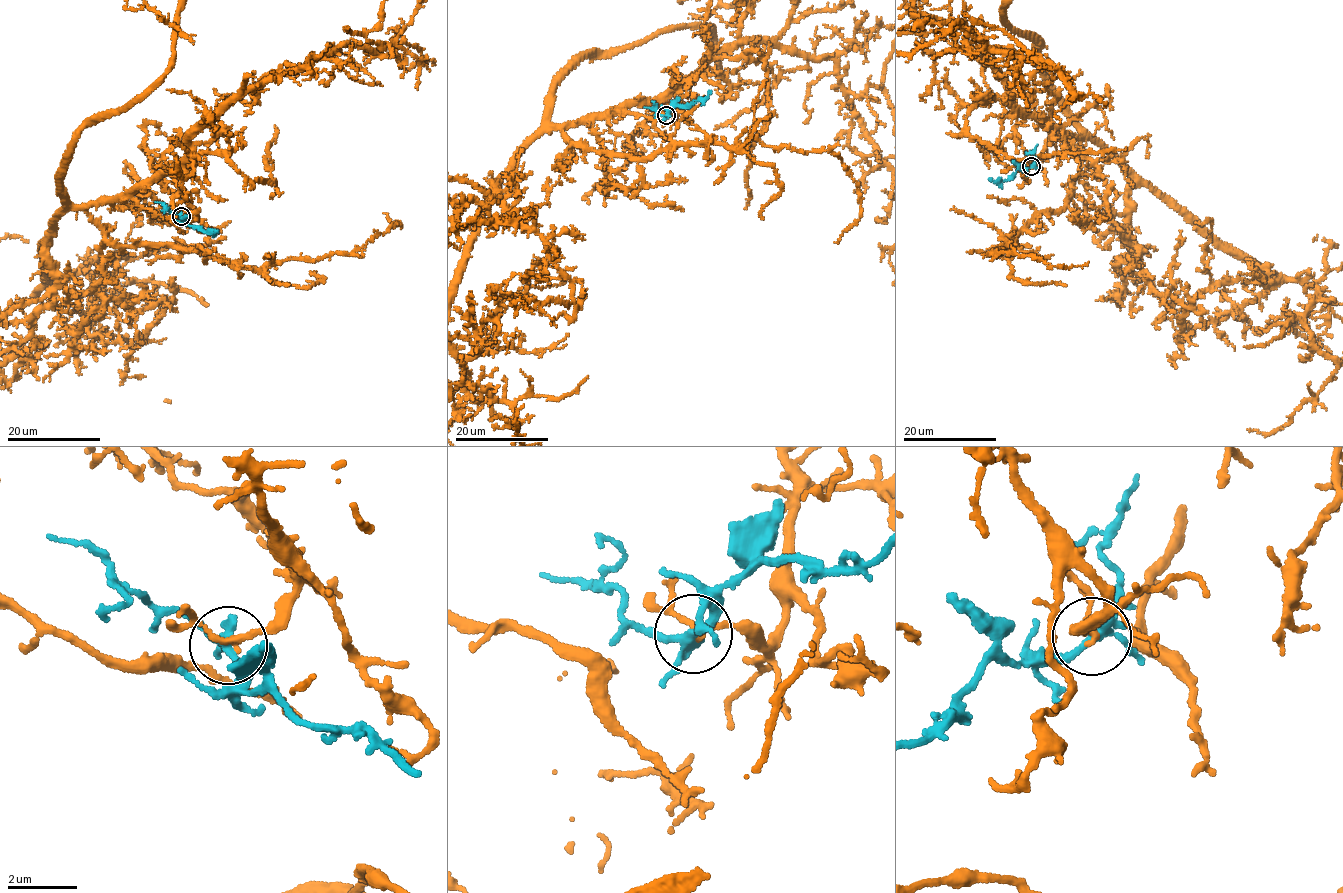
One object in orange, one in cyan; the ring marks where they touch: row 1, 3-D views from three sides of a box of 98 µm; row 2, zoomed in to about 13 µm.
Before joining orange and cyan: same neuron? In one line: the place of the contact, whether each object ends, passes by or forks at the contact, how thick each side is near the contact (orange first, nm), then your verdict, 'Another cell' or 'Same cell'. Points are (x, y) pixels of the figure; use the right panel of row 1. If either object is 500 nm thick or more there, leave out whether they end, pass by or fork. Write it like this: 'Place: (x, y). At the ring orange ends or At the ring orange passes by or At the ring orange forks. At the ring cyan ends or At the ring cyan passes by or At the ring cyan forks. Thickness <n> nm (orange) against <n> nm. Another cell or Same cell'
Place: (1031, 166). At the ring orange passes by. At the ring cyan forks. Thickness 170 nm (orange) against 200 nm. Another cell

